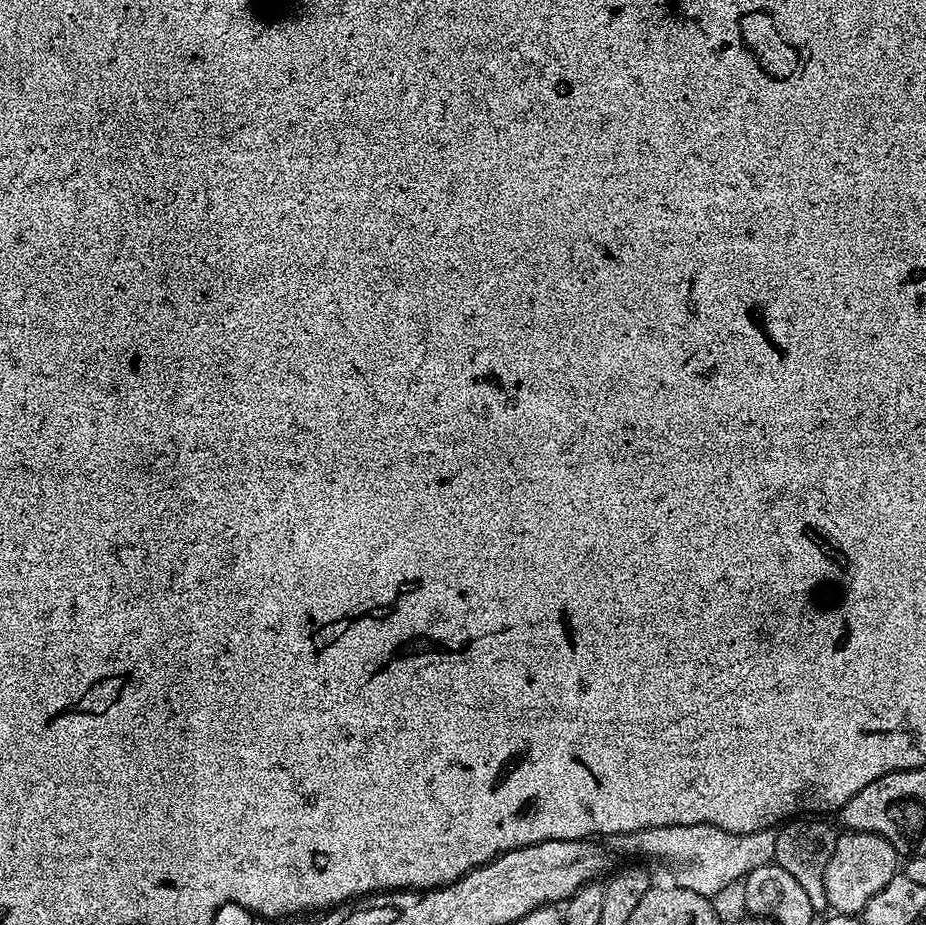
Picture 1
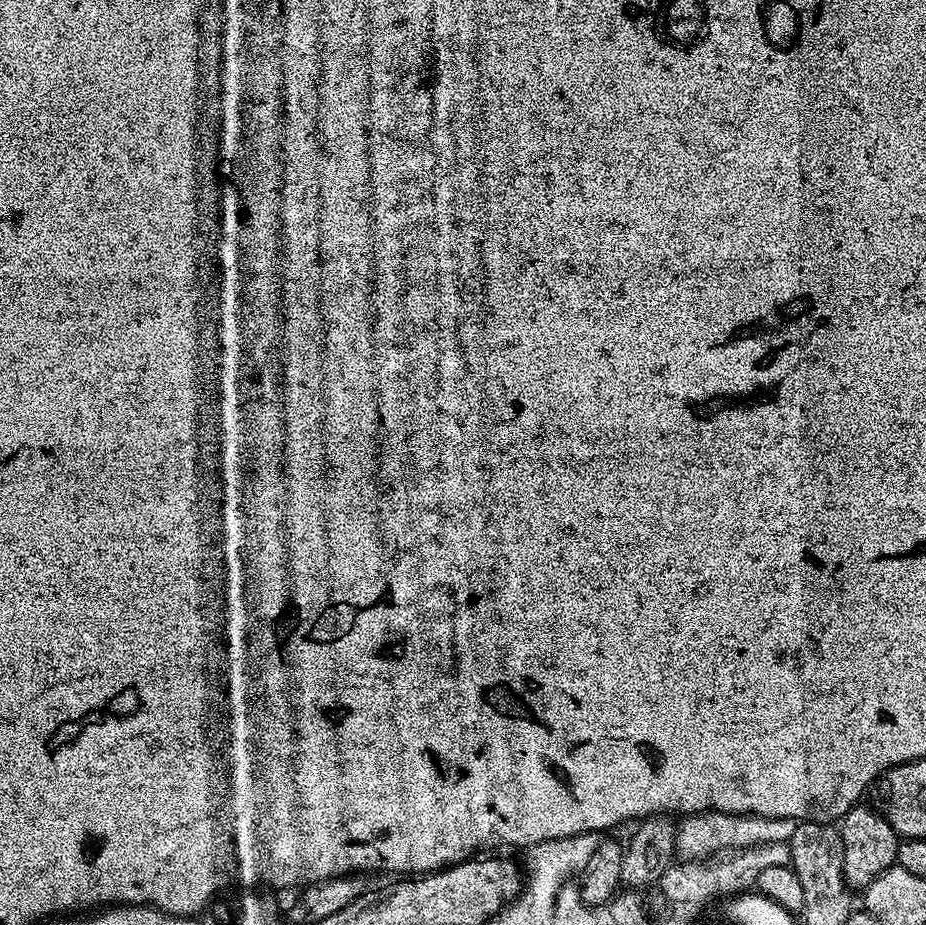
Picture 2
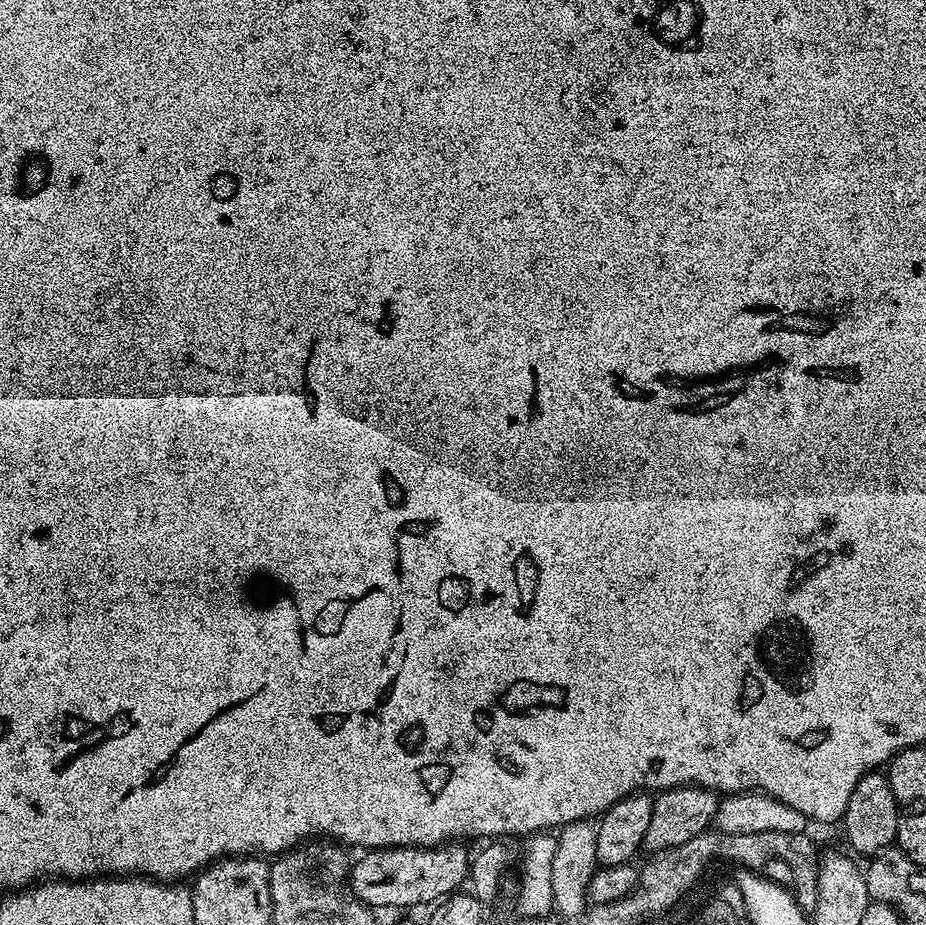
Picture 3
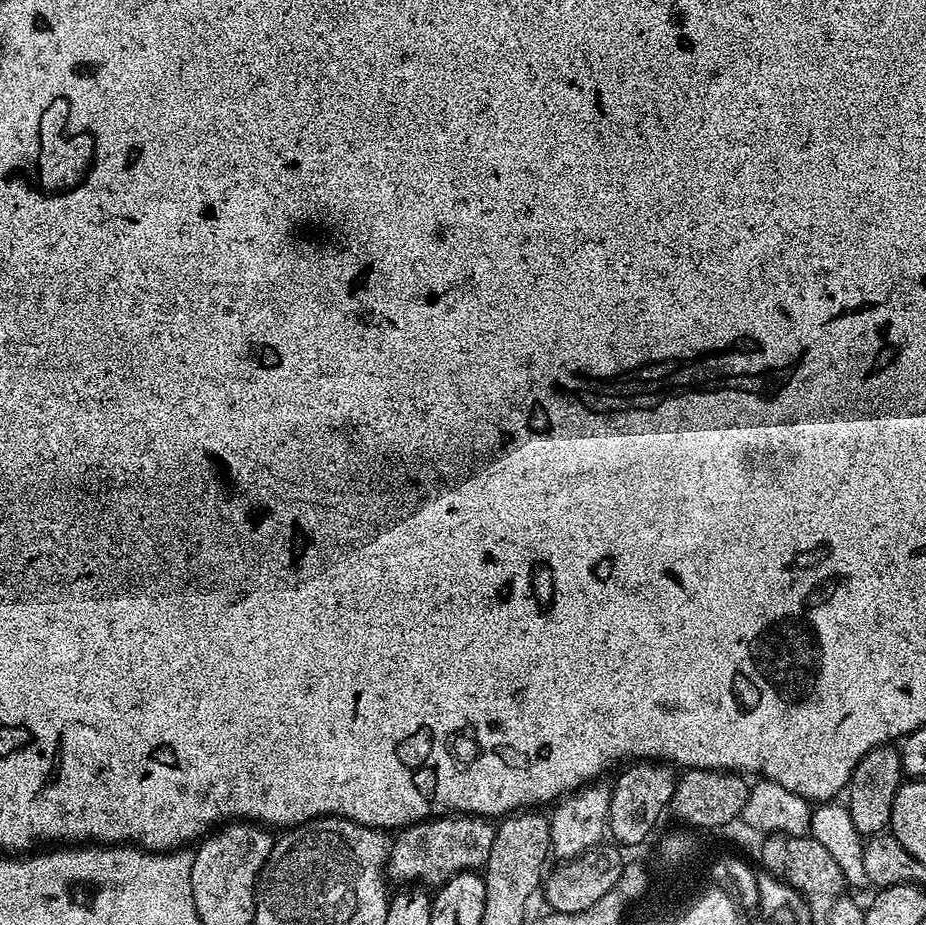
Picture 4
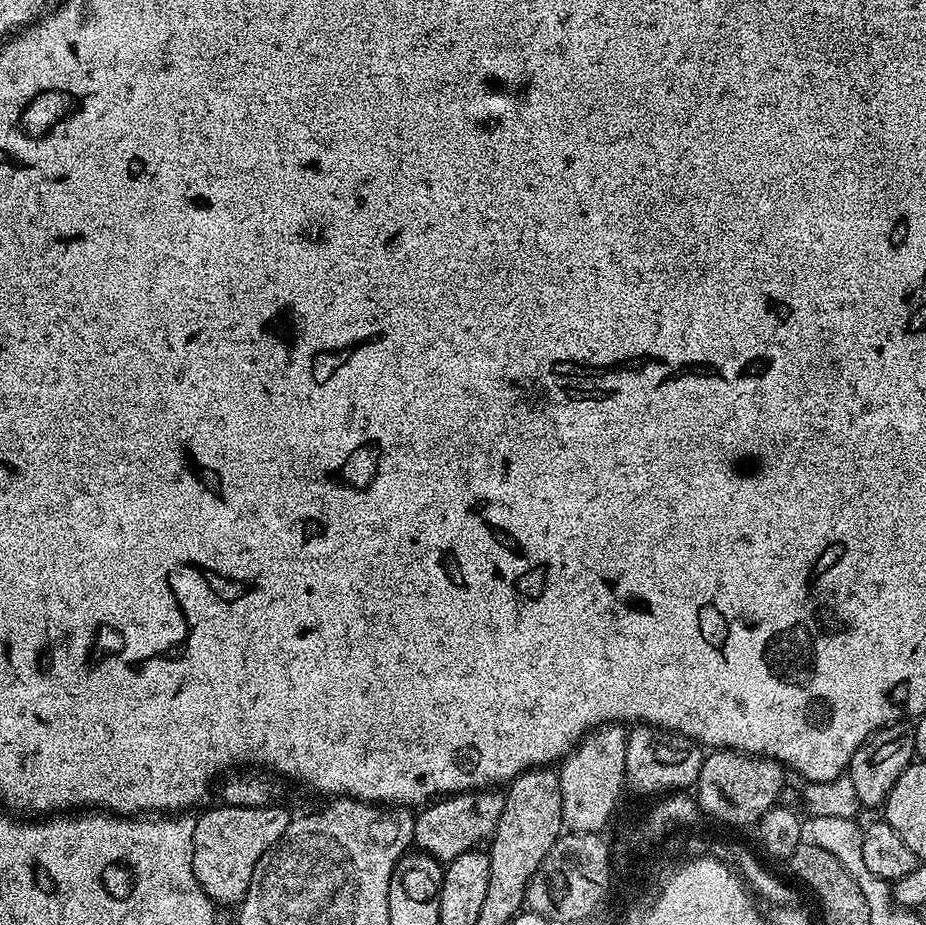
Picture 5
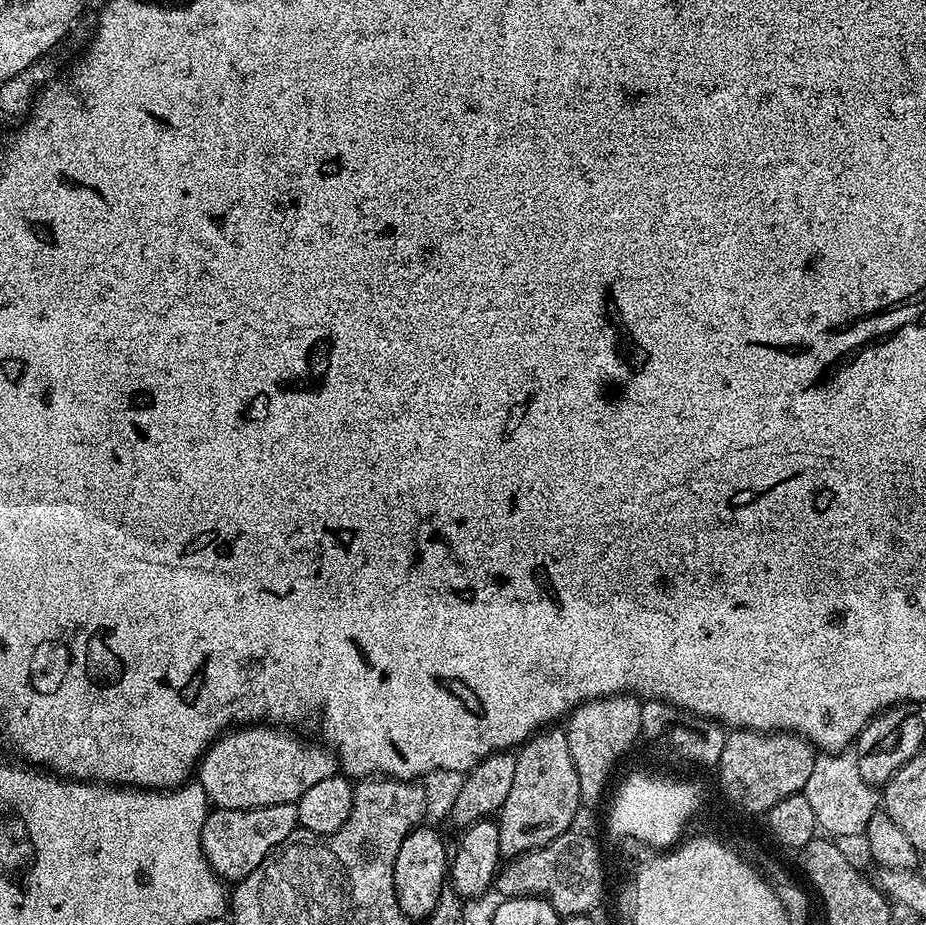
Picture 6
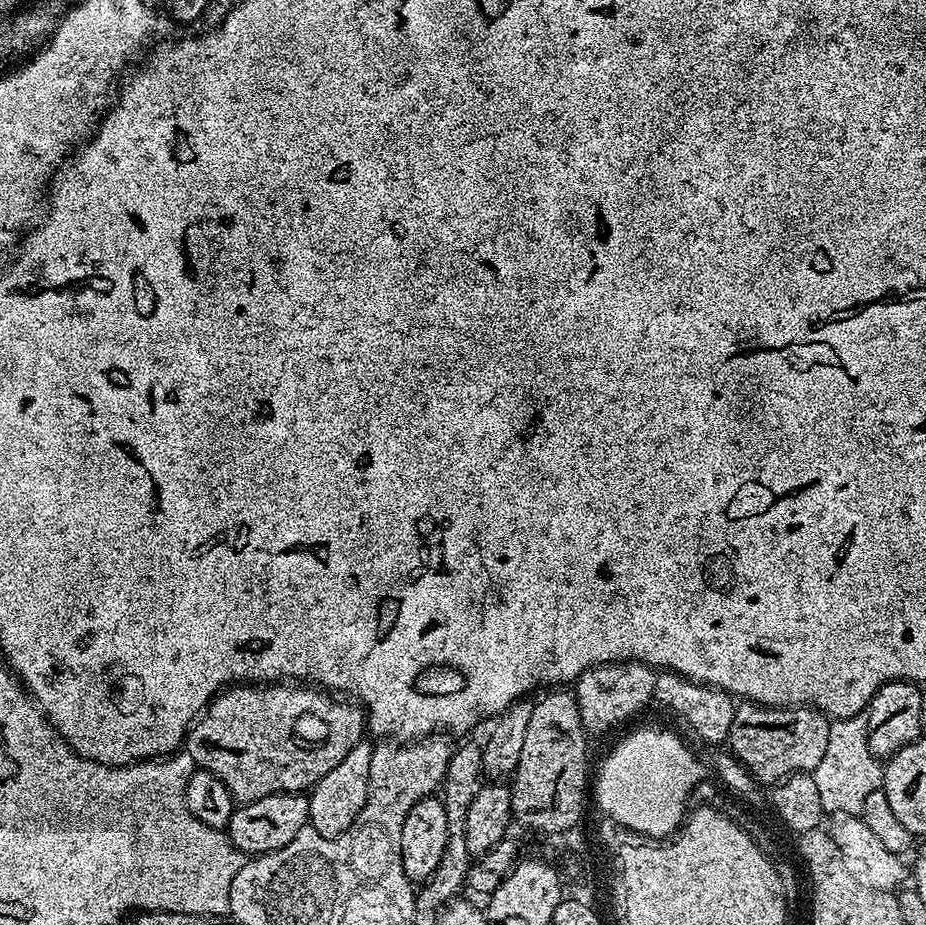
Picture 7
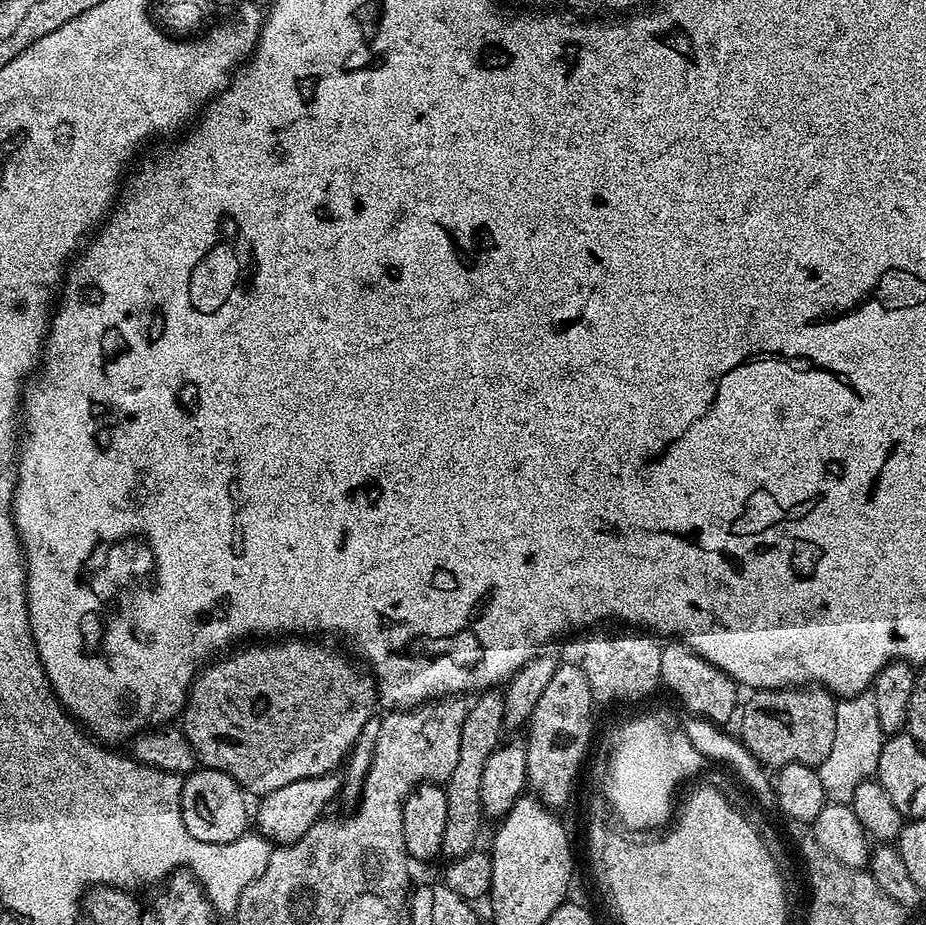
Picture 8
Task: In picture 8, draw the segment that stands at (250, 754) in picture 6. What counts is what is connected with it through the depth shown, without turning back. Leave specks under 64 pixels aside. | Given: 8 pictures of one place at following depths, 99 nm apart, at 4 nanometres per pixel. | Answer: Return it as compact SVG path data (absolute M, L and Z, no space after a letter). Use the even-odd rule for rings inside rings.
M276 638L271 642L252 642L213 659L211 663L200 669L192 682L192 687L188 690L188 700L184 703L182 731L190 742L197 761L203 767L224 771L233 778L234 782L241 785L245 793L263 798L274 790L282 790L282 786L290 786L290 782L302 782L302 778L318 778L327 772L337 771L345 763L358 734L362 731L362 726L366 725L367 720L377 711L378 689L375 679L367 671L360 672L361 665L351 655L343 656L342 653L335 652L324 644L315 644L316 642L312 638Z

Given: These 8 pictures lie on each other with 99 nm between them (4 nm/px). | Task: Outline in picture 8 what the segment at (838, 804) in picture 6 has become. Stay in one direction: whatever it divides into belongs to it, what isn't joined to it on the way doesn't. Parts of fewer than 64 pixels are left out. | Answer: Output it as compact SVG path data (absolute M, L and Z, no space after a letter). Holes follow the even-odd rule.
M872 693L845 697L837 703L833 745L830 746L829 754L817 767L822 786L831 801L849 803L854 790L864 780L875 775L883 741L884 733L881 723L878 722L878 706Z

